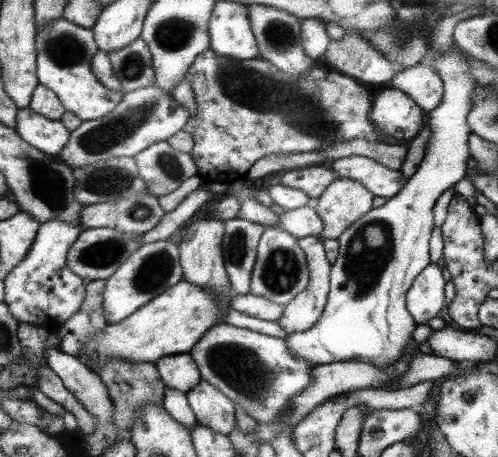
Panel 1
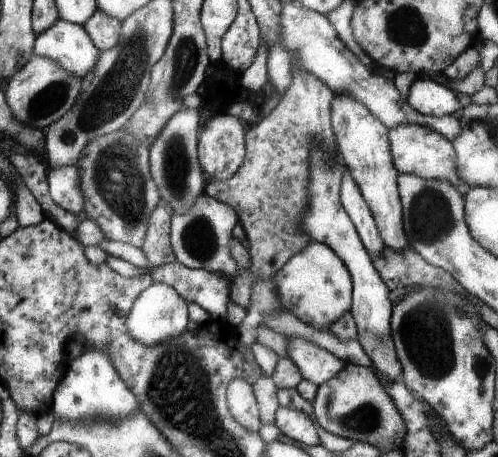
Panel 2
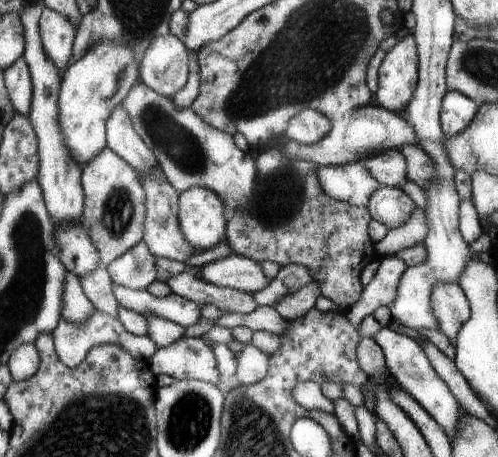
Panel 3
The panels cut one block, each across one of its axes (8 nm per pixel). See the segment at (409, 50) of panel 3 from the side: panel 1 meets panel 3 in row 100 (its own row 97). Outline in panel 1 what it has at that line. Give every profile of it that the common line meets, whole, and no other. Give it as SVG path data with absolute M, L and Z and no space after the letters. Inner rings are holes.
M385 86L371 104L369 120L395 140L409 142L423 130L427 114L401 90Z

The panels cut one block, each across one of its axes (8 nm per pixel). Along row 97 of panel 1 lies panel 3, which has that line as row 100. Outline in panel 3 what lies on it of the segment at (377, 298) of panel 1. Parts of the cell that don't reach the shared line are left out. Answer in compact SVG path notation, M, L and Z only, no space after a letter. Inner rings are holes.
M447 92L445 98L441 100L441 114L439 114L445 138L453 138L465 132L465 128L473 122L477 110L479 110L479 104L467 98L465 94Z

